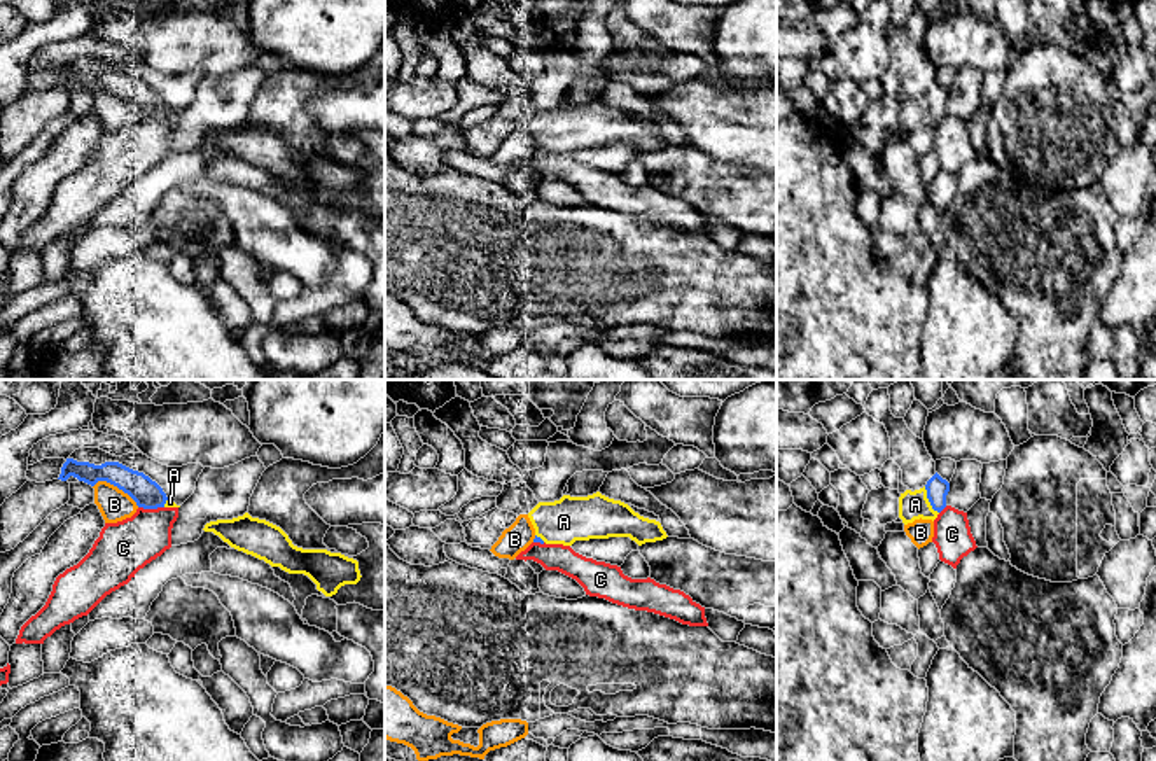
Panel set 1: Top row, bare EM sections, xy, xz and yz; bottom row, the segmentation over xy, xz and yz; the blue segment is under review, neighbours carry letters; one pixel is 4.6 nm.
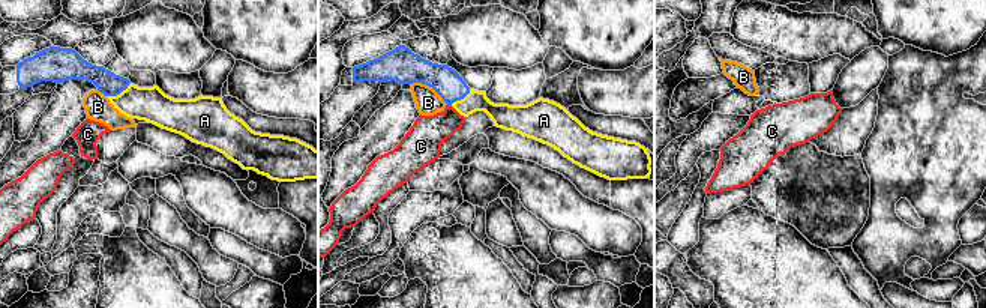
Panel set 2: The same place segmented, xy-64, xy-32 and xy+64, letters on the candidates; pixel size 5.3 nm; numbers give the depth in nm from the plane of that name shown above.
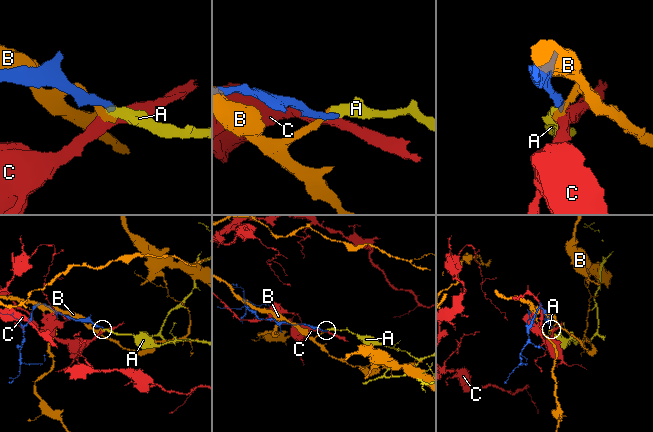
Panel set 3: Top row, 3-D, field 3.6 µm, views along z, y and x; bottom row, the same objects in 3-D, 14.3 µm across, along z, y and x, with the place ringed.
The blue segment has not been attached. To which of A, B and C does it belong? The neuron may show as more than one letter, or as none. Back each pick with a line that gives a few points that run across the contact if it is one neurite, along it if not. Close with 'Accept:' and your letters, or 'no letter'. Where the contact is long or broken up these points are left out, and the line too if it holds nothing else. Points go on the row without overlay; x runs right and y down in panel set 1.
Accept: A

